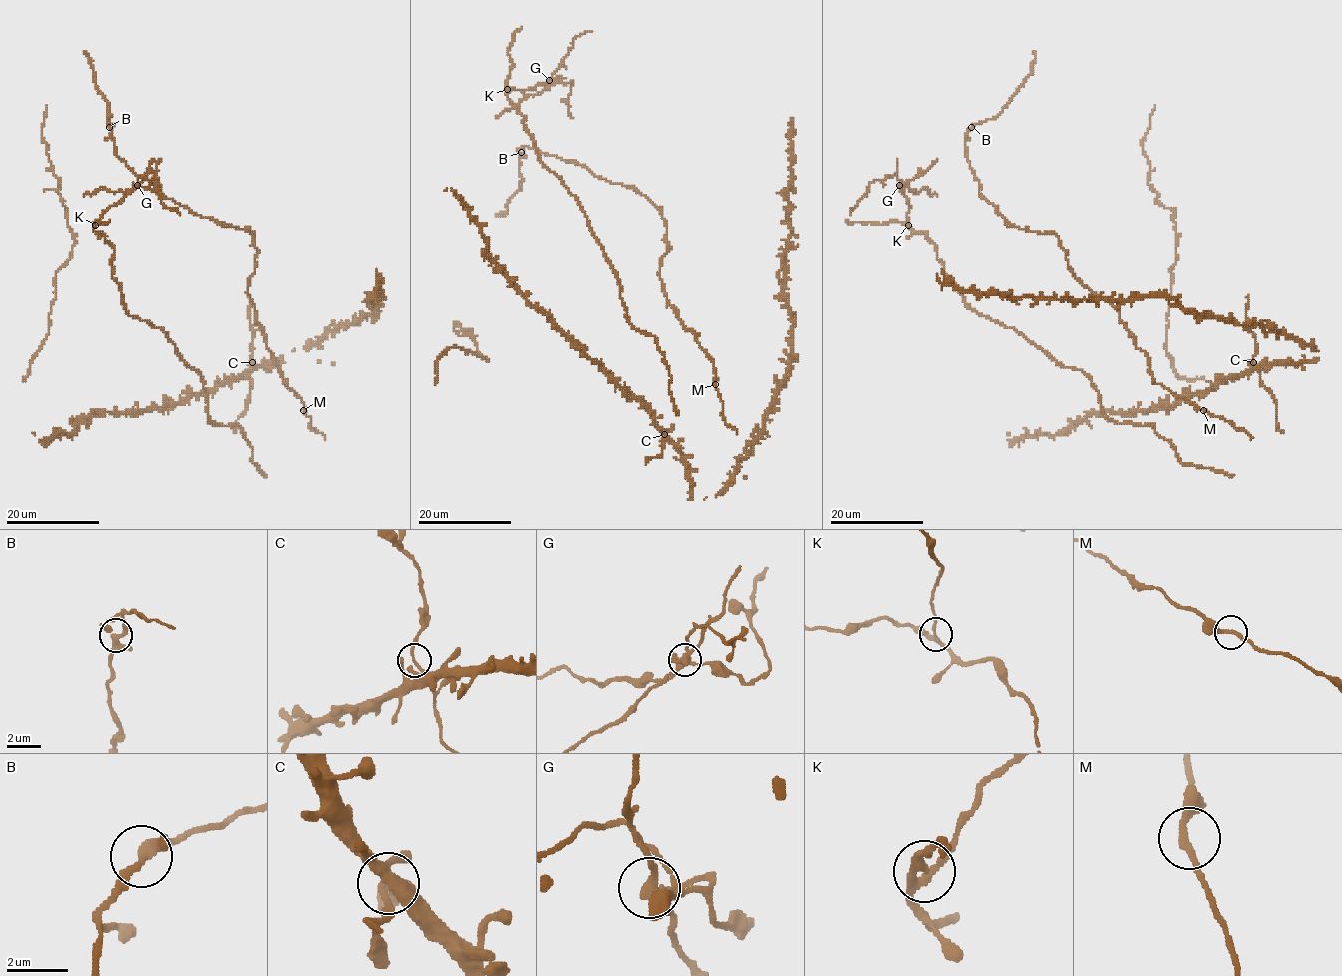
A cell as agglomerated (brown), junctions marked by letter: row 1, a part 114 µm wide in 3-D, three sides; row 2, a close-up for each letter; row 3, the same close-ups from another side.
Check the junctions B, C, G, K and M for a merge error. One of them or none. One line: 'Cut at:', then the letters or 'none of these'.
Cut at: G

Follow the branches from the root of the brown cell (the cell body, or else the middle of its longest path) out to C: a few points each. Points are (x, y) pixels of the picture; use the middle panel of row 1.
C: (661, 416), (655, 419), (655, 424), (664, 434)

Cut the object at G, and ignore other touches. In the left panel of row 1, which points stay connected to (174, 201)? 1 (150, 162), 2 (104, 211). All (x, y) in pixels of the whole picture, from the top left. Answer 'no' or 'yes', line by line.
1: yes
2: yes

